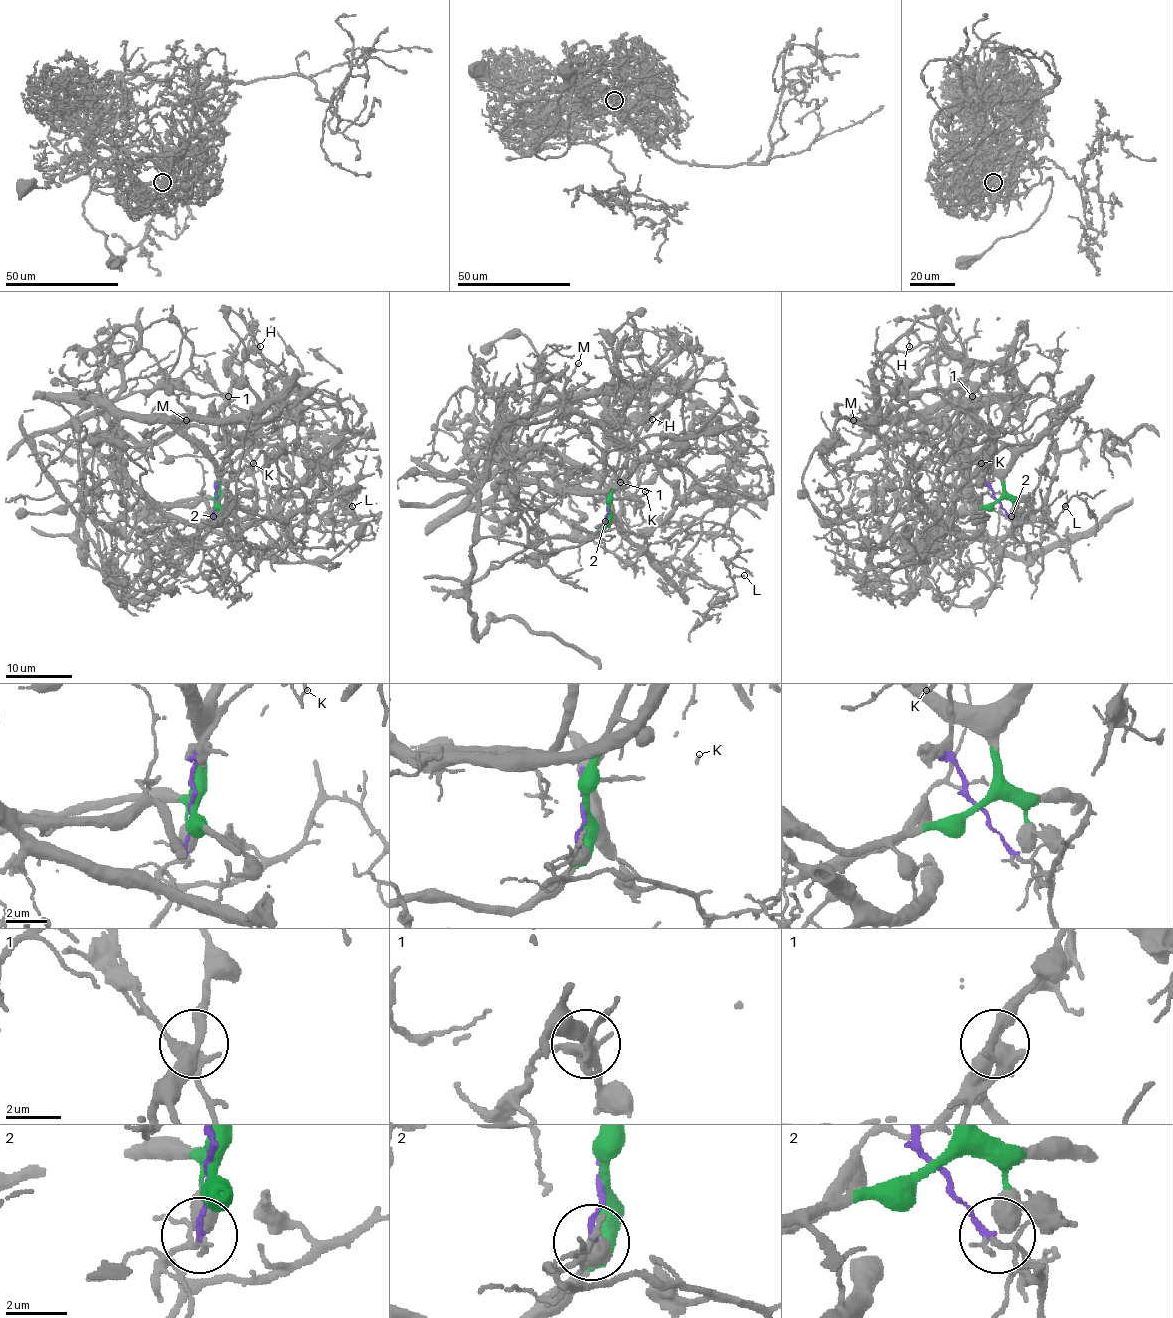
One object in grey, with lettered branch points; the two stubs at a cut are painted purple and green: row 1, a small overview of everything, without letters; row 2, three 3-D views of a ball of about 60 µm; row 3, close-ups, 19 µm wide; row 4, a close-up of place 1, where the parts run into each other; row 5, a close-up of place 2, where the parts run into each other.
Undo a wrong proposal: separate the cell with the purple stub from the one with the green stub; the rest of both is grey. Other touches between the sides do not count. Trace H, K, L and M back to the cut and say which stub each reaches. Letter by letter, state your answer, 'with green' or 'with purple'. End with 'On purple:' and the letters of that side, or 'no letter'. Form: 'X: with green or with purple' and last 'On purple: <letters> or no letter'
H: with green
K: with purple
L: with purple
M: with green
On purple: K, L

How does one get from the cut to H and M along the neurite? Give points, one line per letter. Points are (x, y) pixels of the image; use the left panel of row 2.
H: (217, 500), (228, 452), (220, 406), (232, 363), (247, 360), (227, 319), (230, 309), (260, 346)
M: (217, 500), (228, 452), (223, 413), (225, 442), (217, 421), (173, 418), (186, 420)

